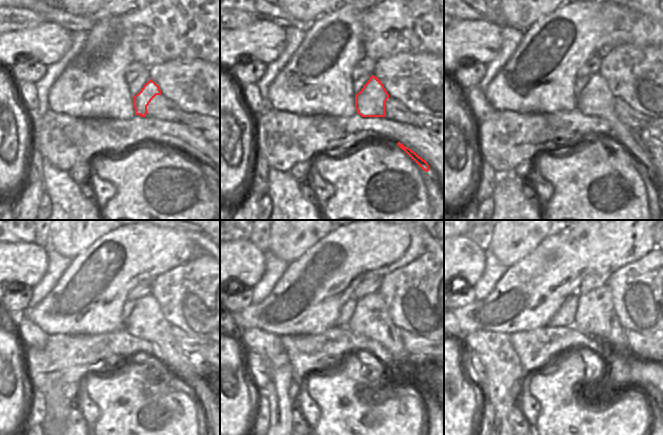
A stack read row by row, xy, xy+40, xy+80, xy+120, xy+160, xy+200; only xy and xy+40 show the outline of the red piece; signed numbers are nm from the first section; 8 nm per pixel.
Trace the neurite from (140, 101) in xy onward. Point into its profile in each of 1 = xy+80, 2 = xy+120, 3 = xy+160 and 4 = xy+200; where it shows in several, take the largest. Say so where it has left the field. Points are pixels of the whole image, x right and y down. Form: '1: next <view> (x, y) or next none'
1: next xy+80 (596, 99)
2: next xy+120 (146, 321)
3: next xy+160 (371, 318)
4: next xy+200 (595, 316)

